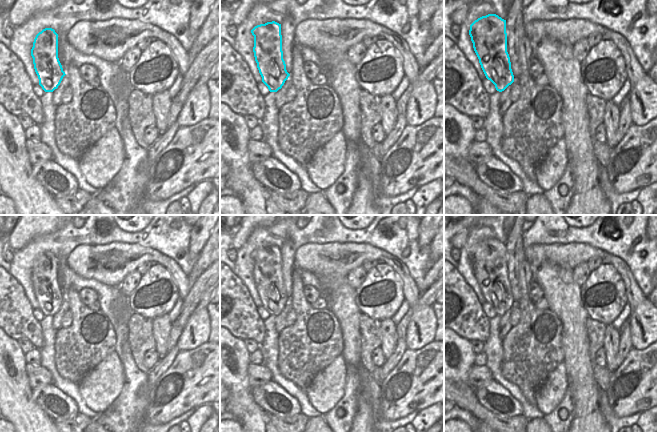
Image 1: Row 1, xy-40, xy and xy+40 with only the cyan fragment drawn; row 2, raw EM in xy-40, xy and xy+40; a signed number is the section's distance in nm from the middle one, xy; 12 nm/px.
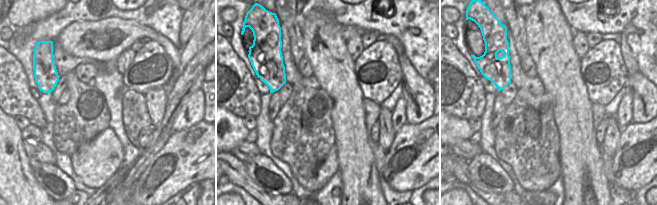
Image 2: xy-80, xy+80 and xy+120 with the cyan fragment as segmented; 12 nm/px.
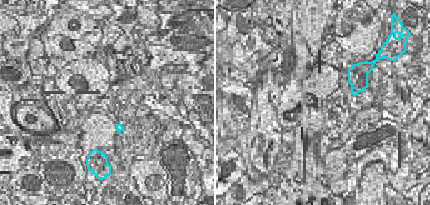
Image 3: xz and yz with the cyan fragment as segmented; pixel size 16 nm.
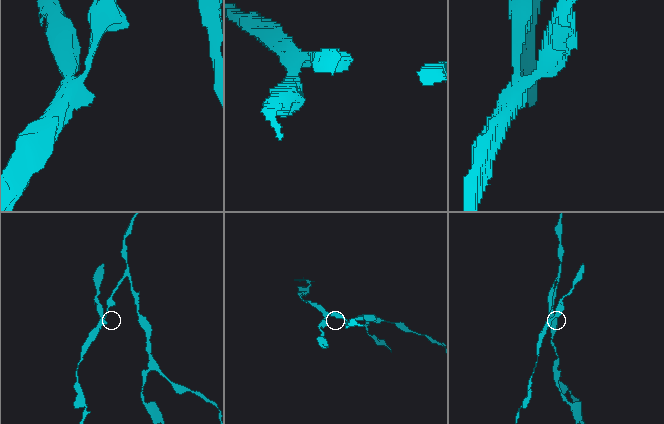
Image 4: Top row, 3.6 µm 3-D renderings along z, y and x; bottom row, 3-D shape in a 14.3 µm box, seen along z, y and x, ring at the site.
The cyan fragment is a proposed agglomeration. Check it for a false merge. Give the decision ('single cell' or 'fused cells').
fused cells

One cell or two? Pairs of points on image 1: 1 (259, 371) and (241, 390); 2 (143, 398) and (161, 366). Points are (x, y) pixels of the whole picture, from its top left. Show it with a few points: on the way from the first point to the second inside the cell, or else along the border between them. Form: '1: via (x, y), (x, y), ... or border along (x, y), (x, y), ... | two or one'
1: border along (249, 363), (247, 376), (248, 383), (252, 387) | two
2: via (144, 390), (154, 374) | one

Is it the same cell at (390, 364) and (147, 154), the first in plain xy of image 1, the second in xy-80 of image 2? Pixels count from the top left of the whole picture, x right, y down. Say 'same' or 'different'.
same

